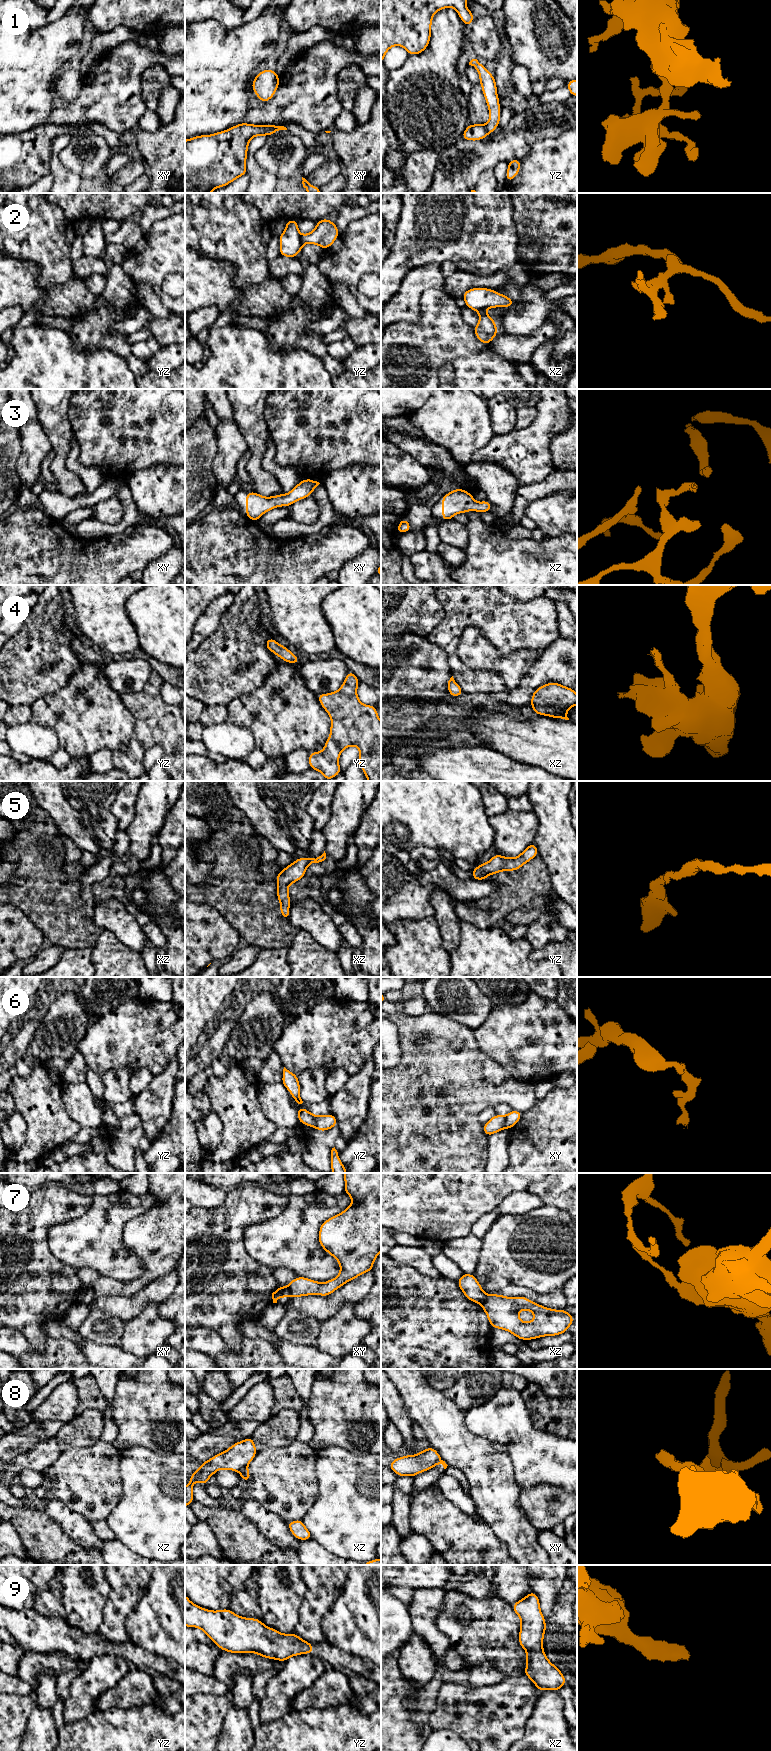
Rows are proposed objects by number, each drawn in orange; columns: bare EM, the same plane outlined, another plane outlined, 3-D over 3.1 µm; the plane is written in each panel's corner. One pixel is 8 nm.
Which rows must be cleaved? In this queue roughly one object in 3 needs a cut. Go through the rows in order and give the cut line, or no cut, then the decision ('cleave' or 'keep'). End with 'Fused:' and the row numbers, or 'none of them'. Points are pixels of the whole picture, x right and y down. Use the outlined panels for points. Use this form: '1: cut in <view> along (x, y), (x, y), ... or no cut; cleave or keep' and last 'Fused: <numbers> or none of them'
1: cut in yz along (485, 125), (489, 132); cleave
2: cut in yz along (300, 236), (303, 243); cleave
3: no cut; keep
4: no cut; keep
5: no cut; keep
6: cut in xy along (504, 1116), (504, 1125), (506, 1127); cleave
7: cut in xz along (488, 1295), (481, 1305); cleave
8: cut in xz along (245, 1467), (239, 1471); cleave
9: no cut; keep
Fused: 1, 2, 6, 7, 8

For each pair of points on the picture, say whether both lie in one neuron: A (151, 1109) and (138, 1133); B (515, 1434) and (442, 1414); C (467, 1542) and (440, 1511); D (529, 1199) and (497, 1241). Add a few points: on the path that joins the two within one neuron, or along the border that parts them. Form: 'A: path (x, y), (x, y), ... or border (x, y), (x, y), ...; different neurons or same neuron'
A: border (141, 1125), (144, 1135); different neurons
B: border (463, 1412), (464, 1425), (472, 1433), (481, 1436); different neurons
C: path (459, 1534), (444, 1519); same neuron
D: border (540, 1206), (523, 1213), (502, 1214), (500, 1216); different neurons

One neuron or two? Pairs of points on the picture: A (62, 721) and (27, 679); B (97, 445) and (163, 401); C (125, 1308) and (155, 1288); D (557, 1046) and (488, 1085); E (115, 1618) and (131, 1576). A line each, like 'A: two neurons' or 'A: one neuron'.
A: two neurons
B: one neuron
C: one neuron
D: two neurons
E: one neuron

